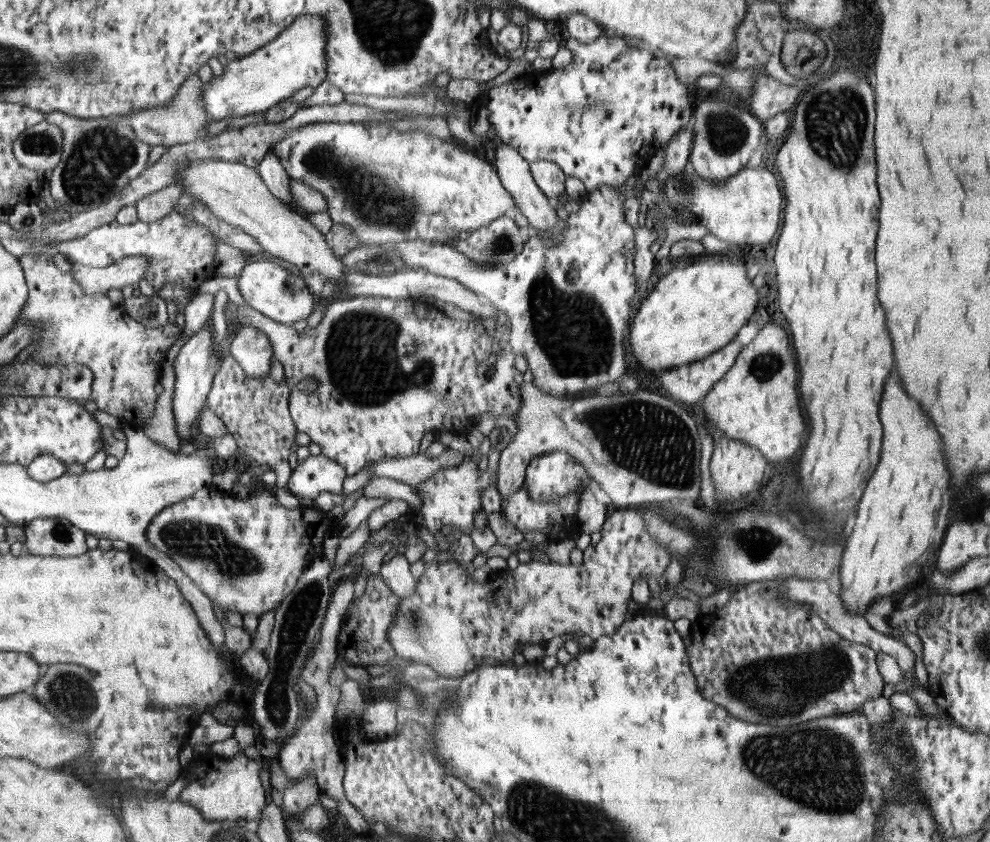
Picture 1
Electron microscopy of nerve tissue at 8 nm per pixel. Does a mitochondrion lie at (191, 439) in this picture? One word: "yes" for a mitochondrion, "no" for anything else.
no

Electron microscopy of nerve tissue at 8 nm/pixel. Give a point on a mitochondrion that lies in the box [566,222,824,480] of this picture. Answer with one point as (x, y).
(760, 366)

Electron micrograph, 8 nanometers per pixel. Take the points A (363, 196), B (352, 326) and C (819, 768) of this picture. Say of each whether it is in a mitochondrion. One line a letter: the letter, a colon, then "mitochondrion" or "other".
A: mitochondrion
B: mitochondrion
C: mitochondrion

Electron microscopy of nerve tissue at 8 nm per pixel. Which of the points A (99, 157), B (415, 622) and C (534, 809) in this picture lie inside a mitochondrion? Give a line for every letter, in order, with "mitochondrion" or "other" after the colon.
A: mitochondrion
B: mitochondrion
C: mitochondrion

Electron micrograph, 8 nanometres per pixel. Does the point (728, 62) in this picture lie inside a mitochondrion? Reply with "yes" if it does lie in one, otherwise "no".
no

